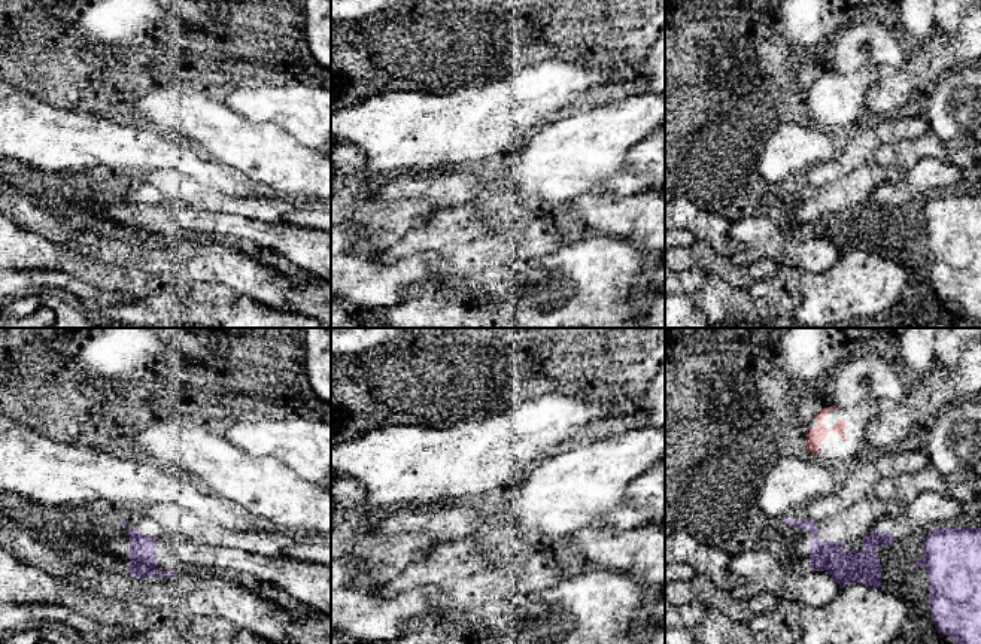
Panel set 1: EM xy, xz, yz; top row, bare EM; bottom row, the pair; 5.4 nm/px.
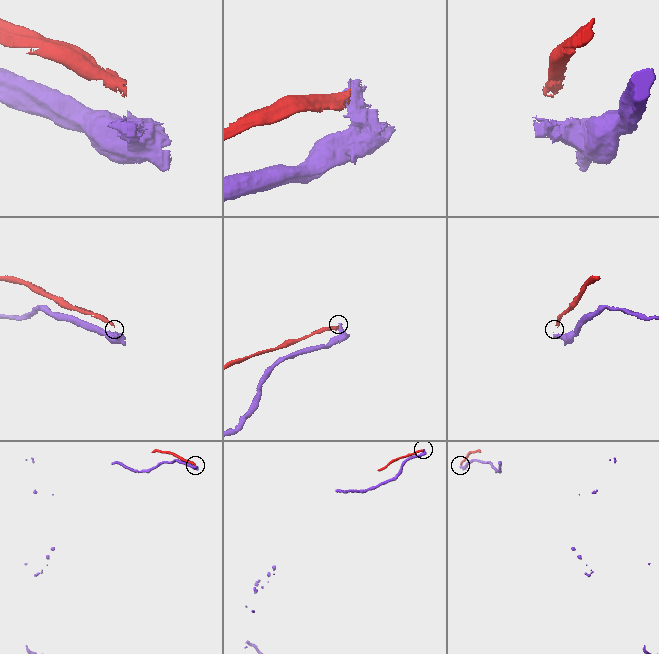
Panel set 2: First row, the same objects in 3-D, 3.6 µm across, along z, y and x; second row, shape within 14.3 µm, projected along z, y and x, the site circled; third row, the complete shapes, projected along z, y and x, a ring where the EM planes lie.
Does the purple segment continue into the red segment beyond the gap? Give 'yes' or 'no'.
no

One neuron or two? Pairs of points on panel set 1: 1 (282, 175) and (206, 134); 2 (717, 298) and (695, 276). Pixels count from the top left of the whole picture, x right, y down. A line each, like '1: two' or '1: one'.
1: one
2: two

